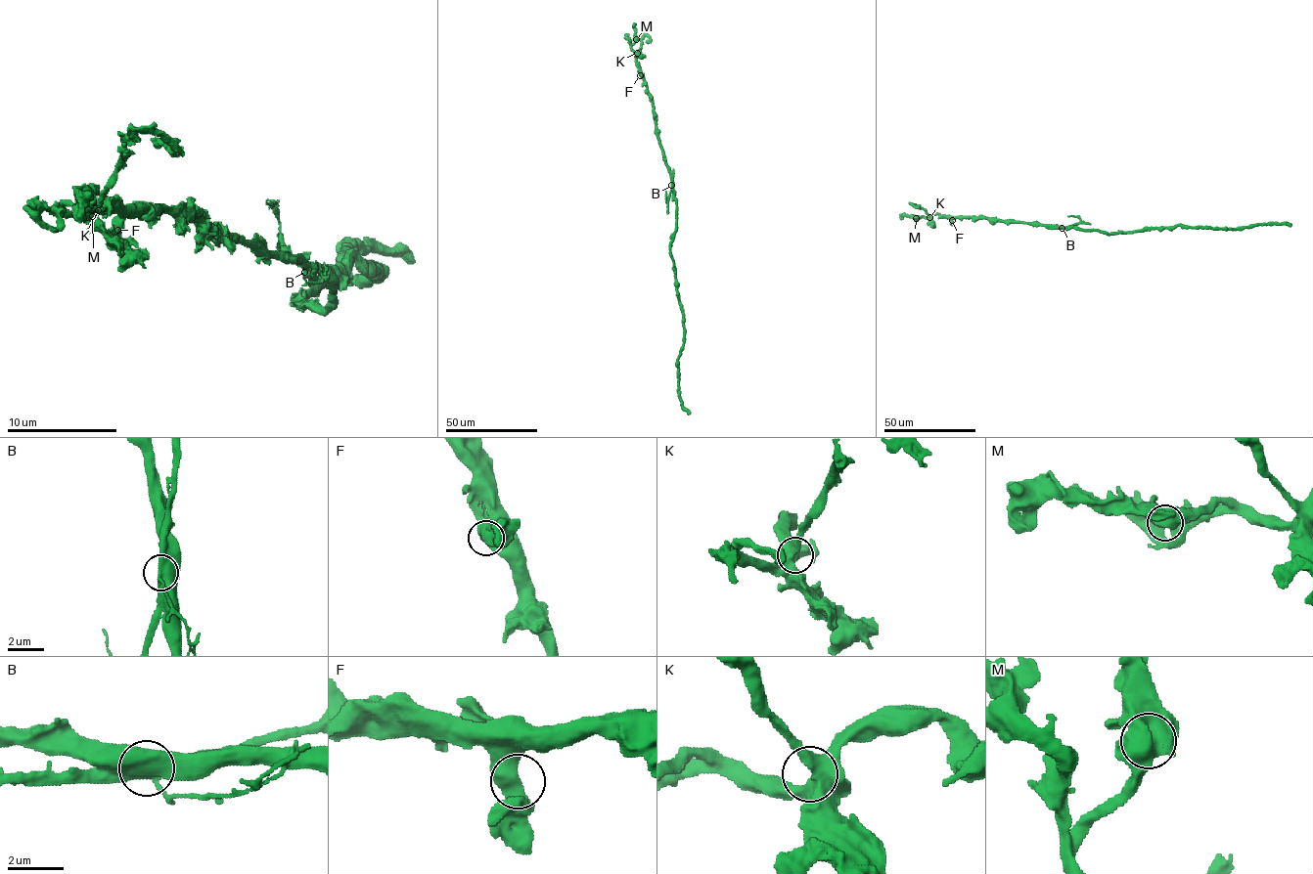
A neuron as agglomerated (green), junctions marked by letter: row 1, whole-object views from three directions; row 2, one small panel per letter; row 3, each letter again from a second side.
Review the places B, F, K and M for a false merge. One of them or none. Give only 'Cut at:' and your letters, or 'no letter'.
Cut at: B

